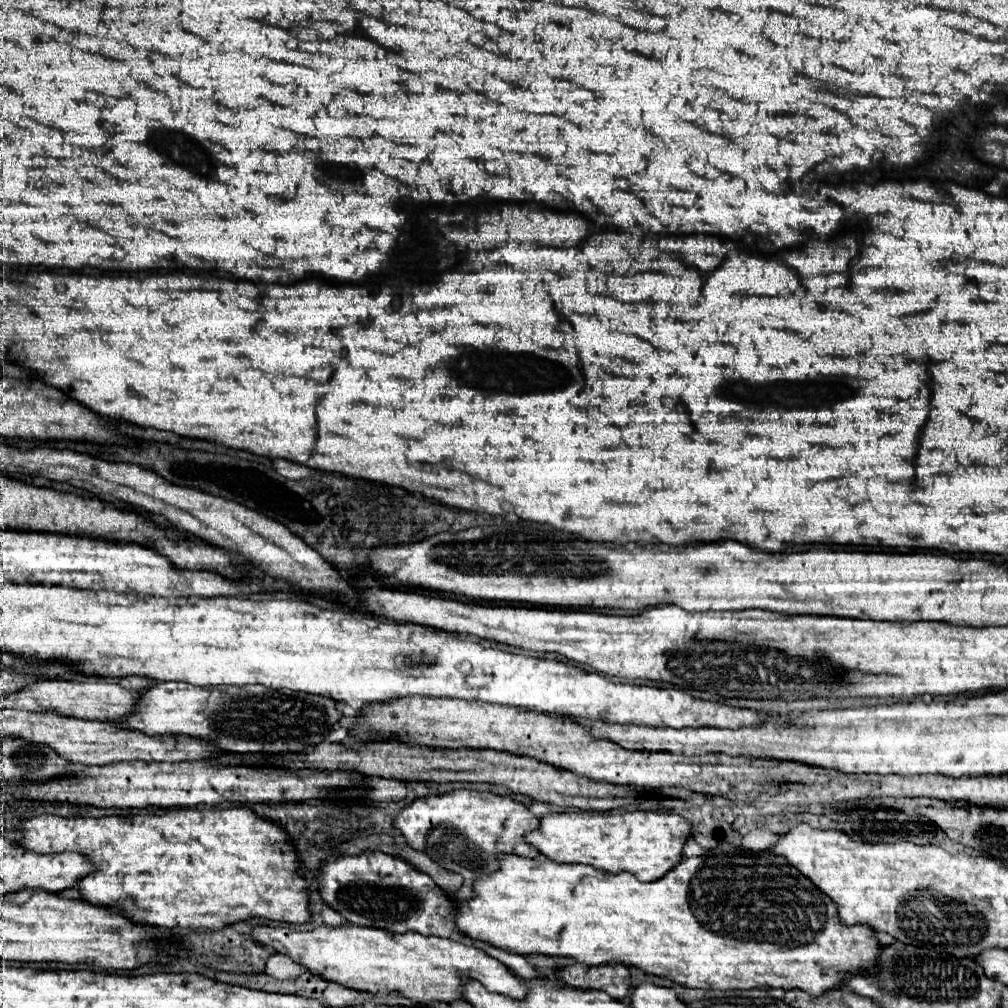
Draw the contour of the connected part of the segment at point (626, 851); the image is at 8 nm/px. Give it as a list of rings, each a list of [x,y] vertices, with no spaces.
[[[564,812],[548,814],[540,828],[524,838],[536,846],[542,856],[566,864],[590,864],[610,874],[630,872],[640,882],[654,882],[666,876],[680,860],[686,840],[692,836],[692,824],[678,814],[664,812],[624,812],[624,814],[590,814]]]

